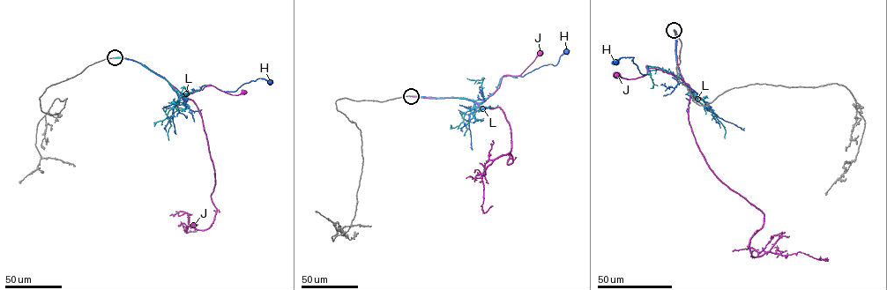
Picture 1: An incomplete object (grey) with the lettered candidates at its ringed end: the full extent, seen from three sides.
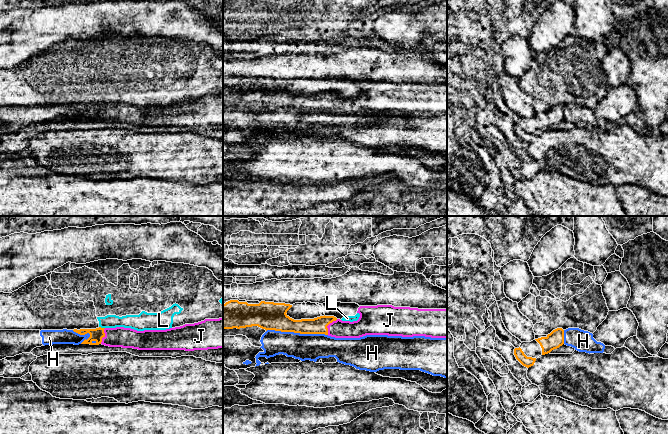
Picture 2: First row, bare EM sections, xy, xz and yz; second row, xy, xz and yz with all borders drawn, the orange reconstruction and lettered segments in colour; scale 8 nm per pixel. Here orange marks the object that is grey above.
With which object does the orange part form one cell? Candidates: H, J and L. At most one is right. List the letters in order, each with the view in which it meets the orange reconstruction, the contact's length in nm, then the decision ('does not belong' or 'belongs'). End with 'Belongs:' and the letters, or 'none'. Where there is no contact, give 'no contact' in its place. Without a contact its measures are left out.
H: contact in xz; length 500 nm; does not belong
J: contact in xz; length 150 nm; belongs
L: contact in xy; length 50 nm; does not belong
Belongs: J

